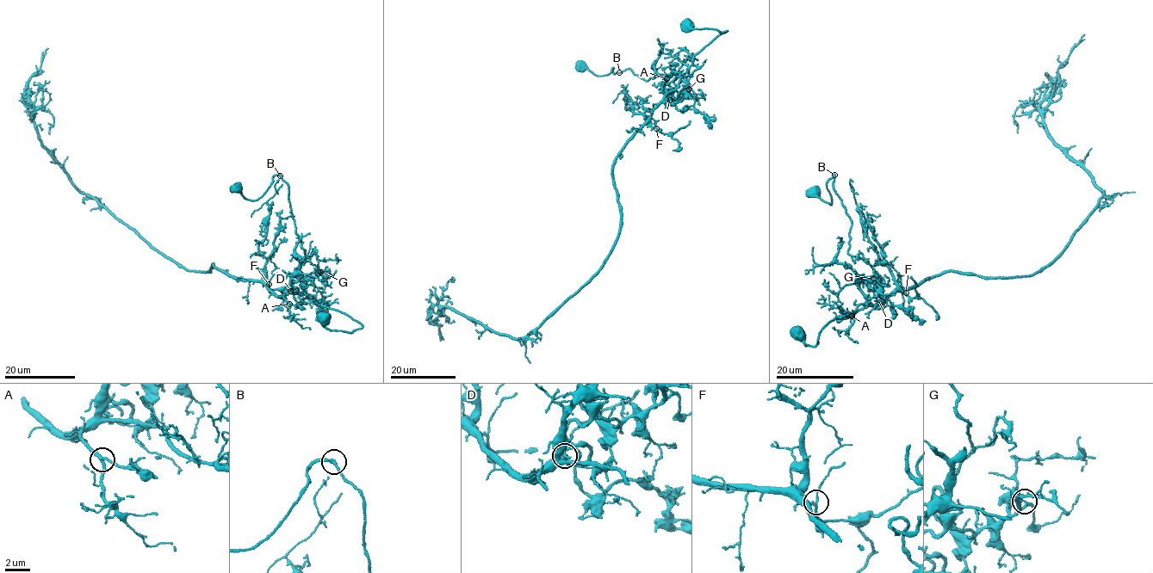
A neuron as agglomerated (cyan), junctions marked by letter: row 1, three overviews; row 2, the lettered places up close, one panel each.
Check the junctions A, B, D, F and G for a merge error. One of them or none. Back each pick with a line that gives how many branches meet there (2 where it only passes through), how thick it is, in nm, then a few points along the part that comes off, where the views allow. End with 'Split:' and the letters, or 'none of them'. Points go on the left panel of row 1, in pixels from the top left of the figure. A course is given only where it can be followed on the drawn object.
D: 2 branches meet; 130 nm thick; foreign part runs (290, 291), (306, 282), (306, 256), (288, 184), (275, 175), (256, 200), (232, 185)
Split: D

